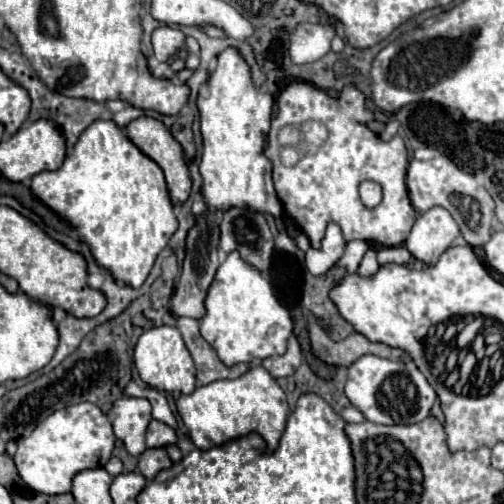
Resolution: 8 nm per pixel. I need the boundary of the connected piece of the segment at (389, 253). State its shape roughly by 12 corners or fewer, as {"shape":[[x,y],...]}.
{"shape":[[404,245],[380,247],[378,263],[406,265],[412,255]]}

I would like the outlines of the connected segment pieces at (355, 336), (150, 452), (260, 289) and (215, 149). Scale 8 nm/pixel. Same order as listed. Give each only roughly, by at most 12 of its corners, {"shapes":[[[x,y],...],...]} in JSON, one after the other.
{"shapes":[[[308,317],[314,355],[328,365],[354,363],[366,353],[394,359],[404,355],[360,333],[334,343]],[[146,449],[138,471],[150,483],[172,465],[166,449]],[[238,251],[204,299],[224,365],[286,353],[294,323]],[[234,47],[196,107],[208,205],[280,217],[274,97]]]}

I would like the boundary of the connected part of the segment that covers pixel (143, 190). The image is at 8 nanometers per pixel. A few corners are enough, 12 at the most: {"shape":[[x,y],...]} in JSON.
{"shape":[[94,121],[34,175],[116,281],[142,287],[178,229],[162,169]]}

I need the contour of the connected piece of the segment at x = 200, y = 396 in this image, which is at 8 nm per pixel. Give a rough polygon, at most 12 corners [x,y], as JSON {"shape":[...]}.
{"shape":[[262,365],[178,395],[198,449],[256,431],[274,451],[290,413]]}

